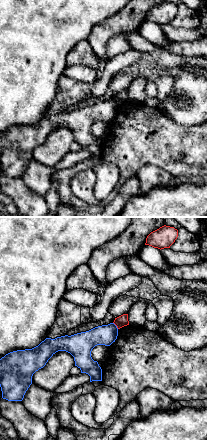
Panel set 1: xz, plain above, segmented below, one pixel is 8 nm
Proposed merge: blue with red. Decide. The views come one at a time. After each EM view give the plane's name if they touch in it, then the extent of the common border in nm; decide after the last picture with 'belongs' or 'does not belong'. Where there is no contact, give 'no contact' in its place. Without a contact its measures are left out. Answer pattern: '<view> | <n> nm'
xz | 70 nm

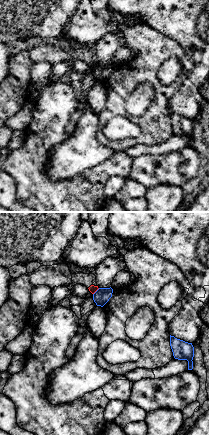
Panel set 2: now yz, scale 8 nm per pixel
yz | 80 nm

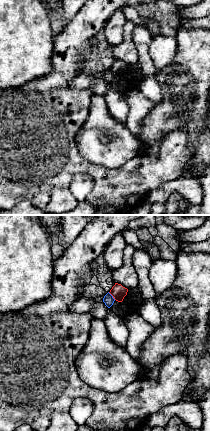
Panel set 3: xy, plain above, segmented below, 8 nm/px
xy | 90 nm

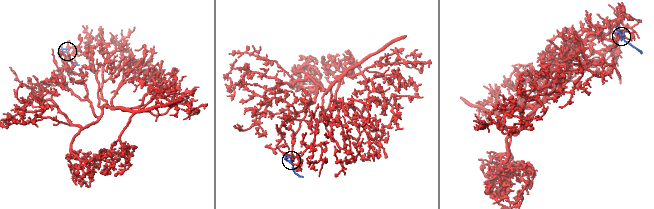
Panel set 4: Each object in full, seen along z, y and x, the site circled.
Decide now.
does not belong

